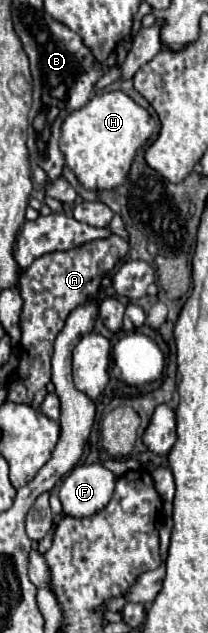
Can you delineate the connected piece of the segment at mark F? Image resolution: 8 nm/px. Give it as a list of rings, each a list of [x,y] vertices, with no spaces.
[[[79,465],[59,485],[63,513],[89,517],[103,511],[113,495],[117,477],[103,465]]]

